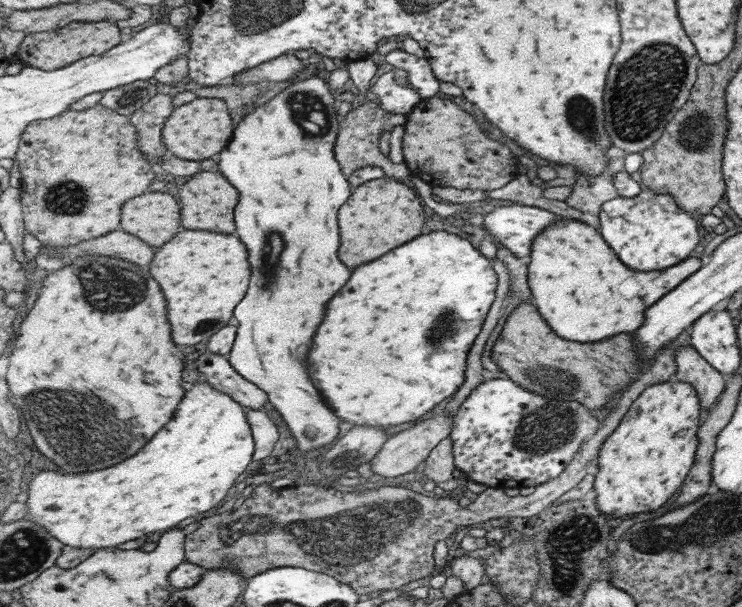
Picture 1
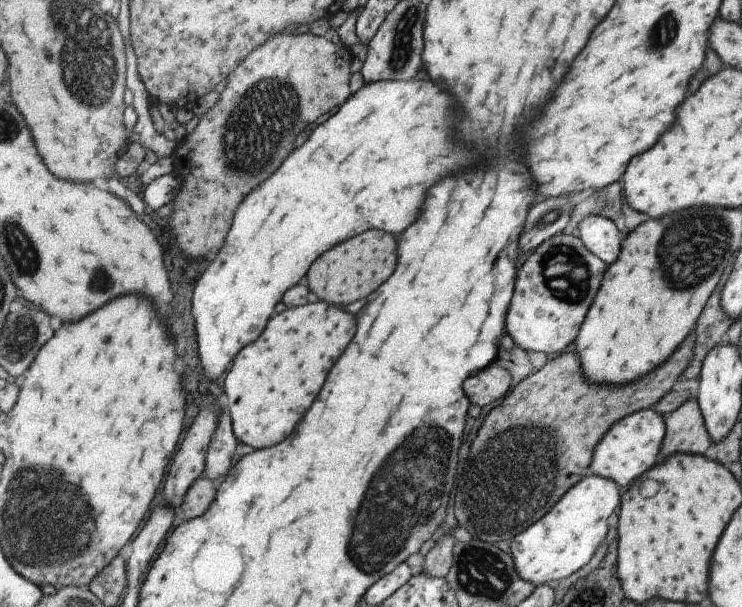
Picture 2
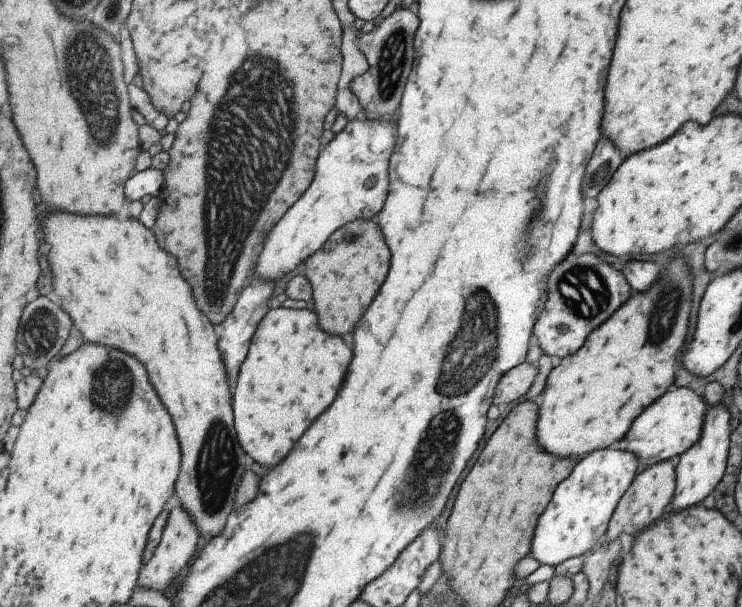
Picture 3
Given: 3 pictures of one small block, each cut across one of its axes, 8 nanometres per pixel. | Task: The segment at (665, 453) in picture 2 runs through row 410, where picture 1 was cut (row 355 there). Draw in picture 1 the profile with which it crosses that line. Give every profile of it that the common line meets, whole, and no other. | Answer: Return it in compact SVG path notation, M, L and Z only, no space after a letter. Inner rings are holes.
M691 345L677 347L674 350L674 363L673 377L694 388L699 399L701 416L705 417L722 393L725 377L703 360Z

